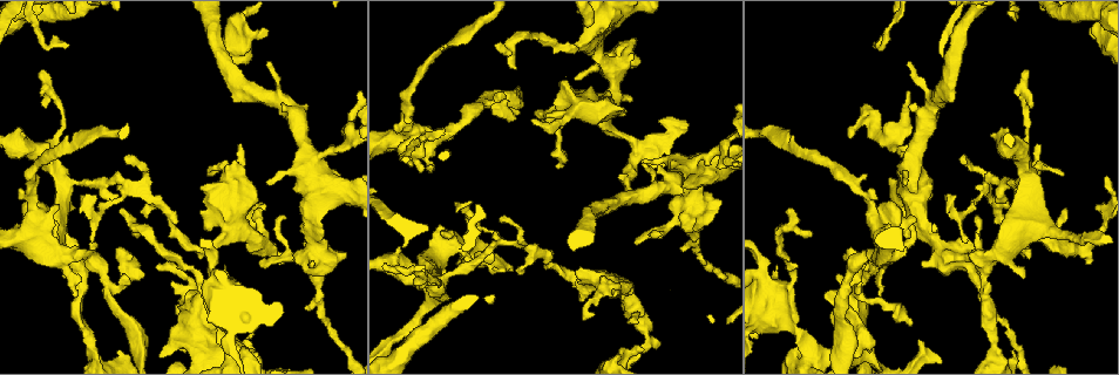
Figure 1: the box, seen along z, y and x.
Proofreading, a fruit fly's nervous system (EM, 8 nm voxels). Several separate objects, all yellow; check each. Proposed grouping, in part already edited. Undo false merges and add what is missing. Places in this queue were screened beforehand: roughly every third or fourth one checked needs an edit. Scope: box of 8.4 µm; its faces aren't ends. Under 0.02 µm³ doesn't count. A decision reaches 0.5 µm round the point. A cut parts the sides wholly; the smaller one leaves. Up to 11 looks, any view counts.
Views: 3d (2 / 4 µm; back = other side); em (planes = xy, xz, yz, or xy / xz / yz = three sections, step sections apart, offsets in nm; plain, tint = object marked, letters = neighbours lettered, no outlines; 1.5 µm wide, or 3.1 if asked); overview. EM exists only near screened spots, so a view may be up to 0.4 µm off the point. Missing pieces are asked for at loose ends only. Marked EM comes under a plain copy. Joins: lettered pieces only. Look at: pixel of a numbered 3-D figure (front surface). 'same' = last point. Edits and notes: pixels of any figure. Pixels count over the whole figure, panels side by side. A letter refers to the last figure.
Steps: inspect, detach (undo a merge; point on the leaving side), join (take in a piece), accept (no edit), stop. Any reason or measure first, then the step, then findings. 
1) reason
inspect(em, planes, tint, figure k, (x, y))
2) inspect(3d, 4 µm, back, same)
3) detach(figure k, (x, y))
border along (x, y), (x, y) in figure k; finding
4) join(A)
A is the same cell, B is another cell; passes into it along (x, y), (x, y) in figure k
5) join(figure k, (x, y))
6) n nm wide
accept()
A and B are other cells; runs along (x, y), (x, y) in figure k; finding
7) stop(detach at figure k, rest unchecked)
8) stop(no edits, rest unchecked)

abrupt turn
inspect(3d, 4 µm, figure 1, (988, 181))

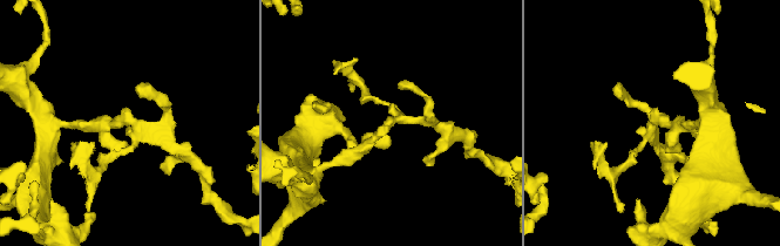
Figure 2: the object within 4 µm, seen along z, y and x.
inspect(em, yz, step 4, tint, figure 2, (651, 125))

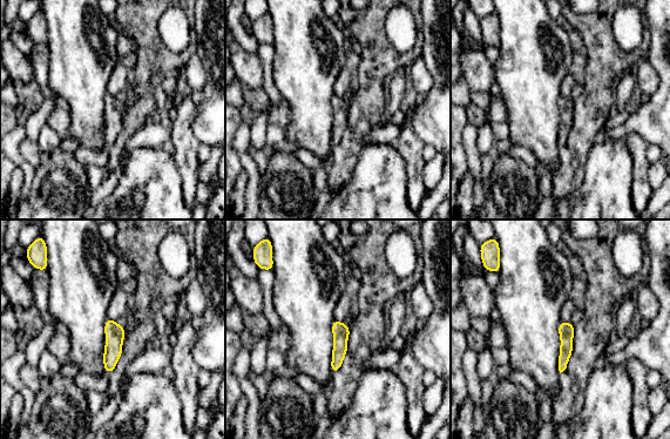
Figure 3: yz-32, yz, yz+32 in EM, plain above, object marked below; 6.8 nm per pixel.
inspect(em, xz, step 4, letters, same)

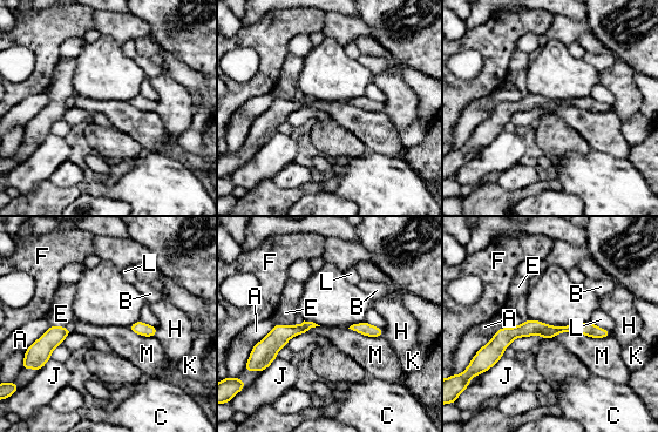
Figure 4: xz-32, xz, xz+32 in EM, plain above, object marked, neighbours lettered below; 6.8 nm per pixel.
accept()
A, B, C, E, F, H, J, K, L and M are other cells; all the same neuron

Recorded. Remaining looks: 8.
free end
inspect(em, planes, tint, figure 1, (237, 144))

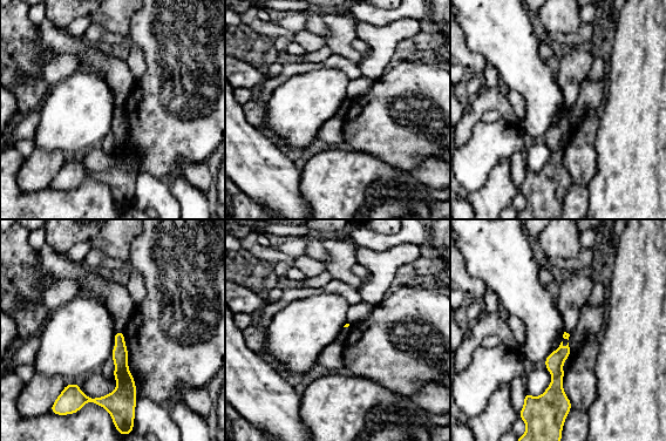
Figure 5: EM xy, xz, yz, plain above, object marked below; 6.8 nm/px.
inspect(em, planes, letters, same)

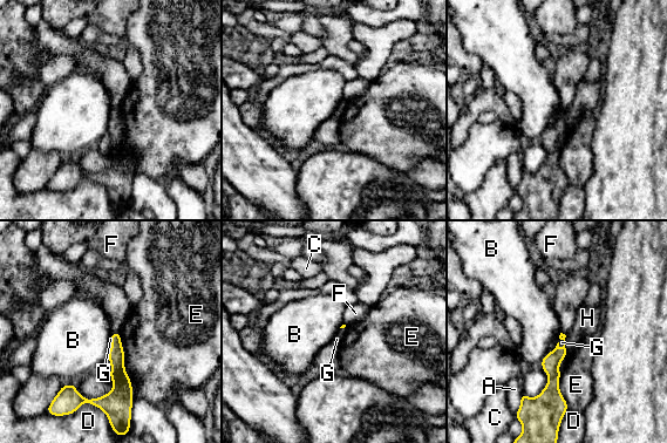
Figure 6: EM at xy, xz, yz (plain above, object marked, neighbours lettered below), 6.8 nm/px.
accept()
A, B, C, D, E, F, G and H are other cells; border along (558, 342), (539, 362) in figure 6; none of them fits

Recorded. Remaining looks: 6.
free end
inspect(3d, 4 µm, figure 1, (266, 31))

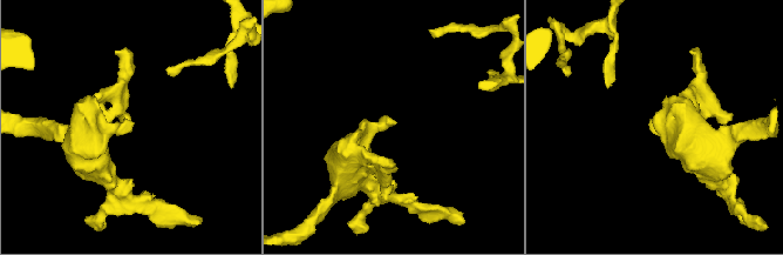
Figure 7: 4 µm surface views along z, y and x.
need the tissue
inspect(em, xy, step 8, letters, figure 7, (134, 122))

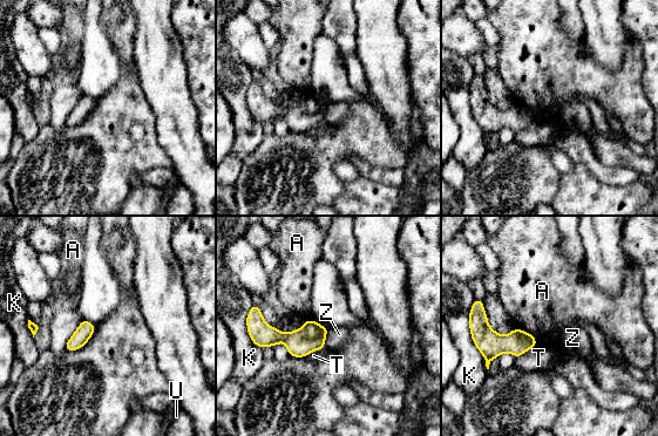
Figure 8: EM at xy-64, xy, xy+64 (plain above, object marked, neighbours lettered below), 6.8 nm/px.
A touches over 200 nm
accept()
A, K, T, U and Z are other cells; border along (328, 328), (324, 347) in figure 8; no lettered piece goes on from it

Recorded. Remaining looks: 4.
sharp bend
inspect(em, planes, letters, figure 1, (109, 287))

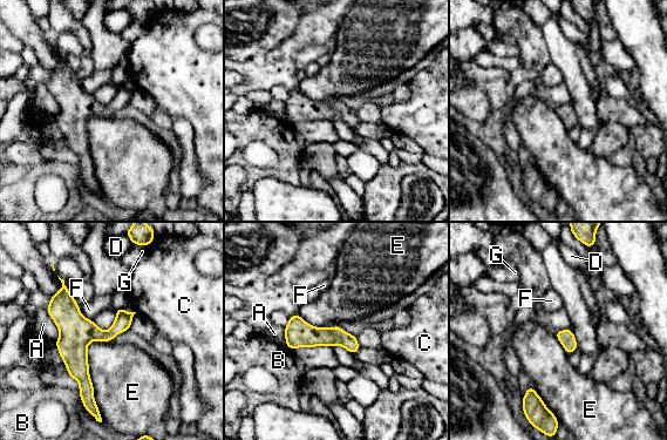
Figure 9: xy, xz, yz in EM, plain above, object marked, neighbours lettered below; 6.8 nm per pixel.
190 nm wide
accept()
A, B, C, D, E, F and G are other cells; runs along (63, 289), (74, 356), (92, 404) in figure 9; one neuron here

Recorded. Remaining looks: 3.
stop(no edits, rest unchecked)

